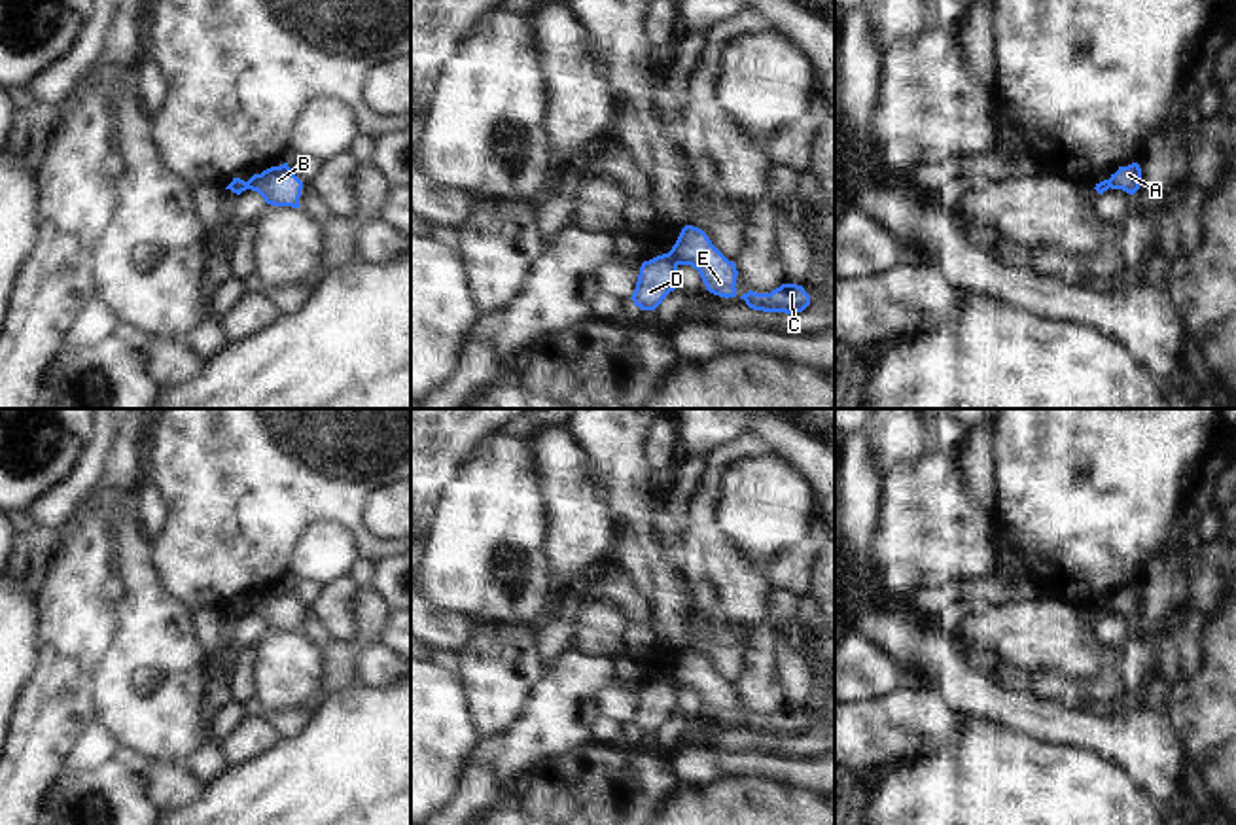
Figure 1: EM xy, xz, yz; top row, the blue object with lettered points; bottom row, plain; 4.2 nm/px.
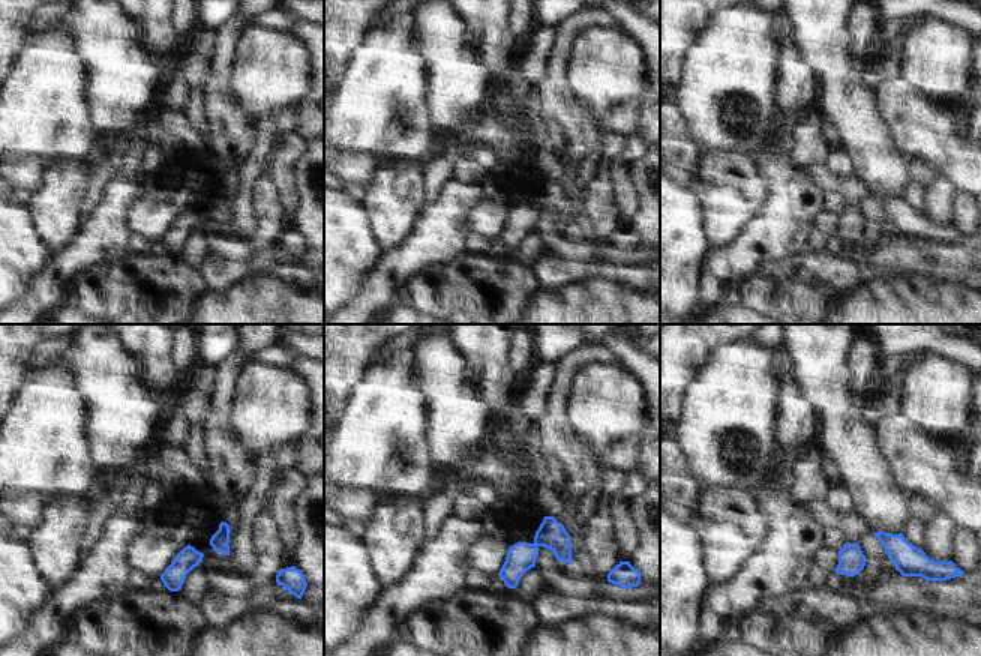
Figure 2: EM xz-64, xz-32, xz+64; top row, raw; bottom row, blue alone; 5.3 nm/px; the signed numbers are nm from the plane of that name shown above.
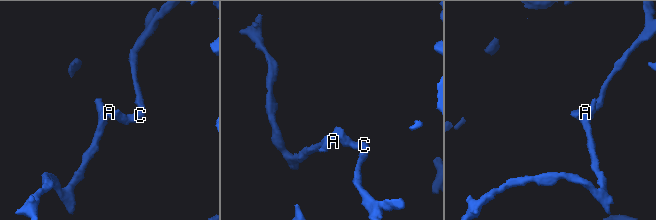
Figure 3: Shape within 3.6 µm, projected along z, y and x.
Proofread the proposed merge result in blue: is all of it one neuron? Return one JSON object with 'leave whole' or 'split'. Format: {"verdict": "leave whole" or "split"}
{"verdict": "split"}

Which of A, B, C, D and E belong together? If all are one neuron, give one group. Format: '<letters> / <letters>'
A D / B C E

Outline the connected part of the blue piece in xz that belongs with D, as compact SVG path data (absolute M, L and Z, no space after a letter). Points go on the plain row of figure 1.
M662 677L642 687L630 723L642 734L655 734L676 711L678 687L668 677Z

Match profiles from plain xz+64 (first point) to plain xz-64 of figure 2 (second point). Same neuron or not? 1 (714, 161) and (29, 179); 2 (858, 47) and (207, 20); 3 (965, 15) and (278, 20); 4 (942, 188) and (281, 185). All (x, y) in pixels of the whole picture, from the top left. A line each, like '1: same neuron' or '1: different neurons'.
1: different neurons
2: different neurons
3: different neurons
4: different neurons

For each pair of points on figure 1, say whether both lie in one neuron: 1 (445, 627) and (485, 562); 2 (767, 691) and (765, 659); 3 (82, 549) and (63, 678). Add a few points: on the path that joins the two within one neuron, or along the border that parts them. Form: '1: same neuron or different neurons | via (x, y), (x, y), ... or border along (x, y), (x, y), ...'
1: different neurons | border along (430, 602), (438, 610), (462, 612), (472, 619)
2: same neuron | via (765, 684), (765, 667)
3: same neuron | via (74, 581), (72, 636), (69, 646)

